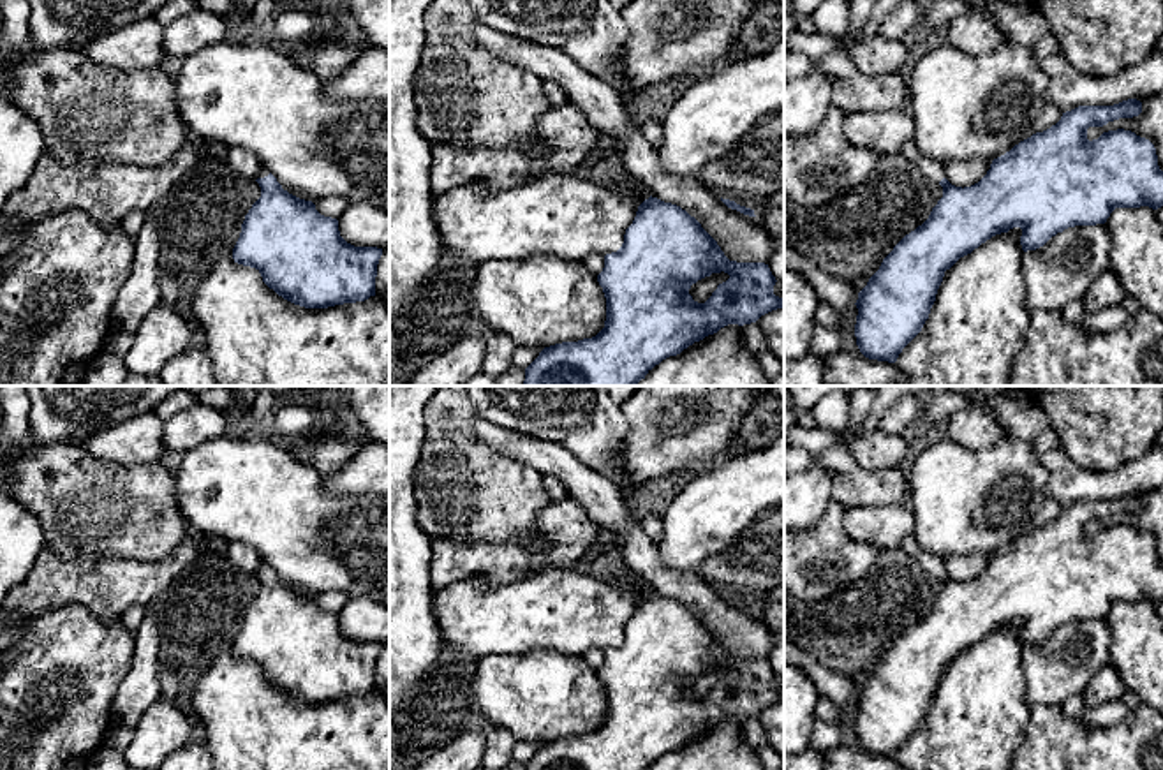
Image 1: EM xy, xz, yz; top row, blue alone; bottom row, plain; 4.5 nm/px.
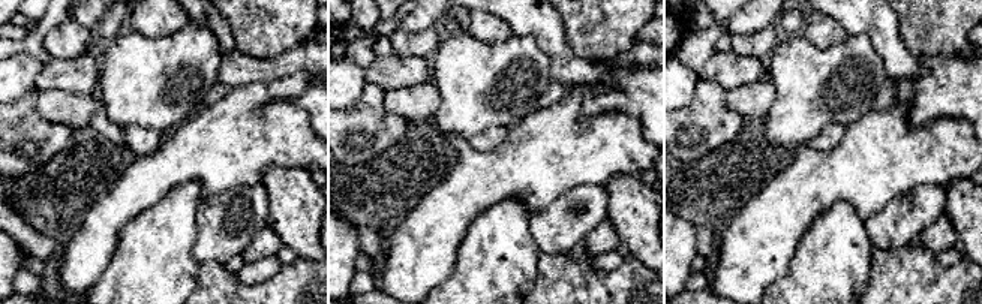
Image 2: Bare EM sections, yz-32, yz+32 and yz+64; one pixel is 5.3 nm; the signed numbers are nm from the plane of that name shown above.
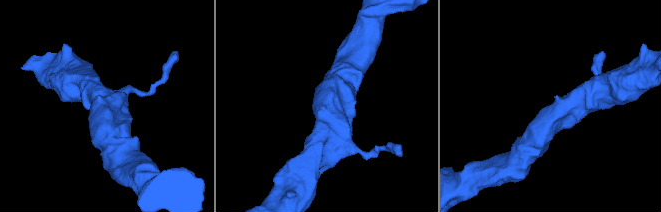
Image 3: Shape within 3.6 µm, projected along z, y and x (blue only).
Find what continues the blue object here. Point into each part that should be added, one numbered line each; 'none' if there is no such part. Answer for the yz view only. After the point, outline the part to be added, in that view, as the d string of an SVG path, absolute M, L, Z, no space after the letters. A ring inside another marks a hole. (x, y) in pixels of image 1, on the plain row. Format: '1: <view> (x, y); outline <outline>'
1: yz (933, 564); outline M913 534L902 539L900 548L909 553L929 574L939 578L946 573L943 559L922 550Z

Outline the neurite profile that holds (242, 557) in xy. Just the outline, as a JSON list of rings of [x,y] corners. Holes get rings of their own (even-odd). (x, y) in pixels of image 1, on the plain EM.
[[[227,543],[226,557],[236,569],[254,576],[263,564],[263,559],[250,546],[240,543]]]

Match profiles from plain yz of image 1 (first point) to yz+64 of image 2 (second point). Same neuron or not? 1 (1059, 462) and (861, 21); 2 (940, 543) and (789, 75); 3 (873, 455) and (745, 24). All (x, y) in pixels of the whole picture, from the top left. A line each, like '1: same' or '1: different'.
1: same
2: same
3: different

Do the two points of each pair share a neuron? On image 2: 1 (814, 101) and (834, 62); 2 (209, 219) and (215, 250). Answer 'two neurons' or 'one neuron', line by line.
1: one neuron
2: one neuron

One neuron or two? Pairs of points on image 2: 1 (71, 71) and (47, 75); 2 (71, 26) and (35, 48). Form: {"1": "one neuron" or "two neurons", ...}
{"1": "one neuron", "2": "two neurons"}

